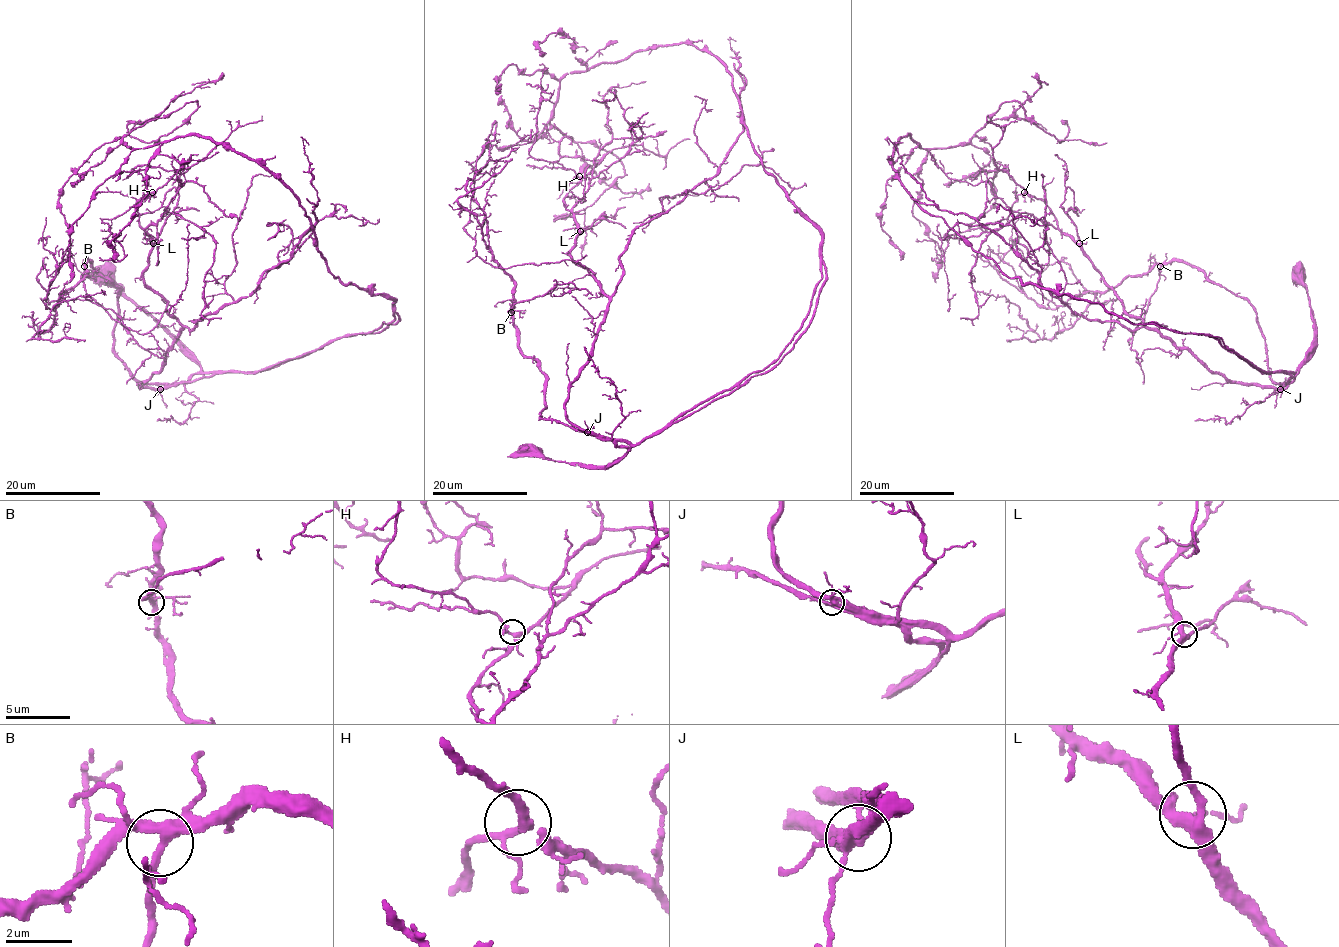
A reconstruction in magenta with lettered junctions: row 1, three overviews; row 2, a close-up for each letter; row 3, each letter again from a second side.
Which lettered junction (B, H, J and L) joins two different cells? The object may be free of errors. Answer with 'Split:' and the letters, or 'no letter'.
Split: J

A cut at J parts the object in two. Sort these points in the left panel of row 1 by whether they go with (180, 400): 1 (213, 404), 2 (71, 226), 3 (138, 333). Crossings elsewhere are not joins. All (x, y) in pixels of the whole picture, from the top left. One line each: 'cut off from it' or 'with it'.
1: with it
2: cut off from it
3: cut off from it

